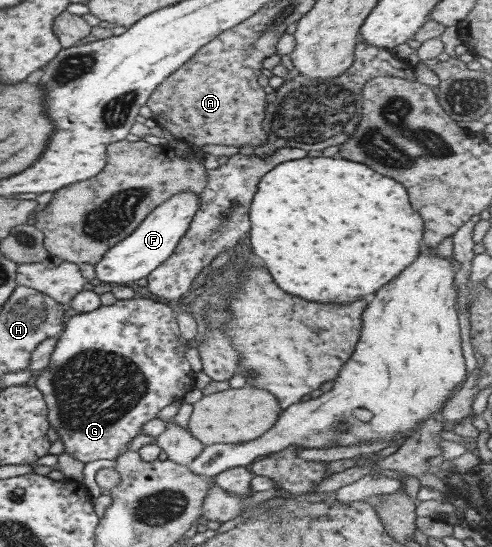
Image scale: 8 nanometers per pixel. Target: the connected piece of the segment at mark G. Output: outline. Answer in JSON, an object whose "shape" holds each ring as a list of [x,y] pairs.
{"shape":[[[136,298],[118,300],[111,306],[100,306],[91,312],[78,313],[65,321],[62,332],[57,336],[56,346],[50,353],[50,360],[40,374],[37,374],[34,386],[41,392],[44,402],[46,402],[48,424],[56,432],[60,442],[62,442],[62,452],[70,454],[72,458],[83,463],[92,462],[92,460],[115,460],[122,452],[128,450],[128,442],[134,436],[140,434],[142,424],[154,419],[157,416],[158,410],[164,408],[167,404],[180,402],[184,393],[192,390],[195,383],[195,374],[190,369],[188,361],[186,361],[184,356],[188,348],[187,340],[182,338],[181,332],[178,330],[175,315],[175,307],[170,308],[150,299]]]}

